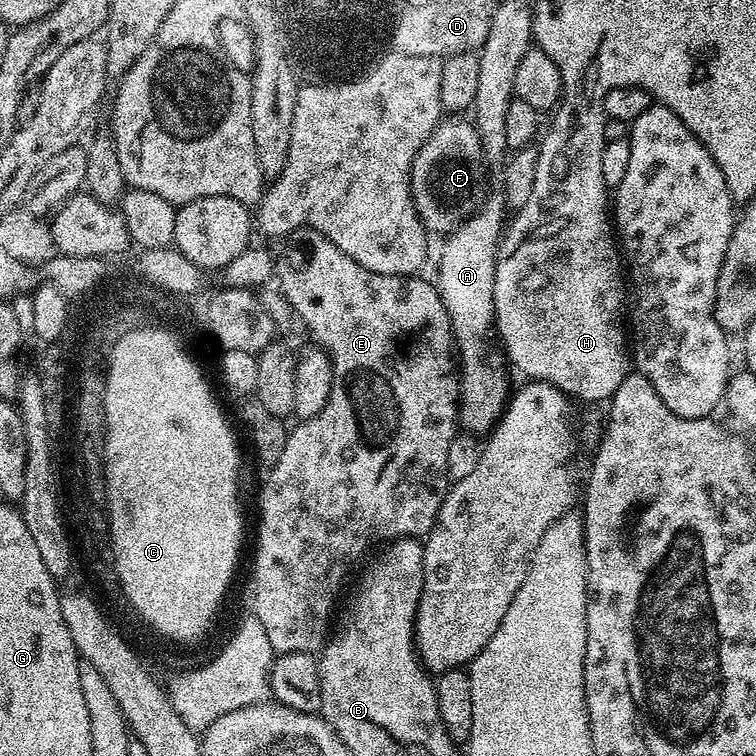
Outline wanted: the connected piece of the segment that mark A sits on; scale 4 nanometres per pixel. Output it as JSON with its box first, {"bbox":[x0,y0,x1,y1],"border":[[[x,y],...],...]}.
{"bbox":[438,194,510,433],"border":[[[492,194],[477,208],[473,216],[463,224],[458,224],[453,232],[443,237],[444,245],[440,248],[440,280],[438,287],[440,297],[448,311],[448,321],[452,324],[452,338],[458,353],[458,375],[460,378],[460,403],[458,405],[458,424],[468,432],[491,433],[497,420],[504,415],[504,409],[510,399],[508,376],[492,361],[488,353],[488,332],[493,331],[496,315],[494,314],[494,270],[496,269],[496,252],[500,248],[502,229],[505,227],[504,197]]]}

